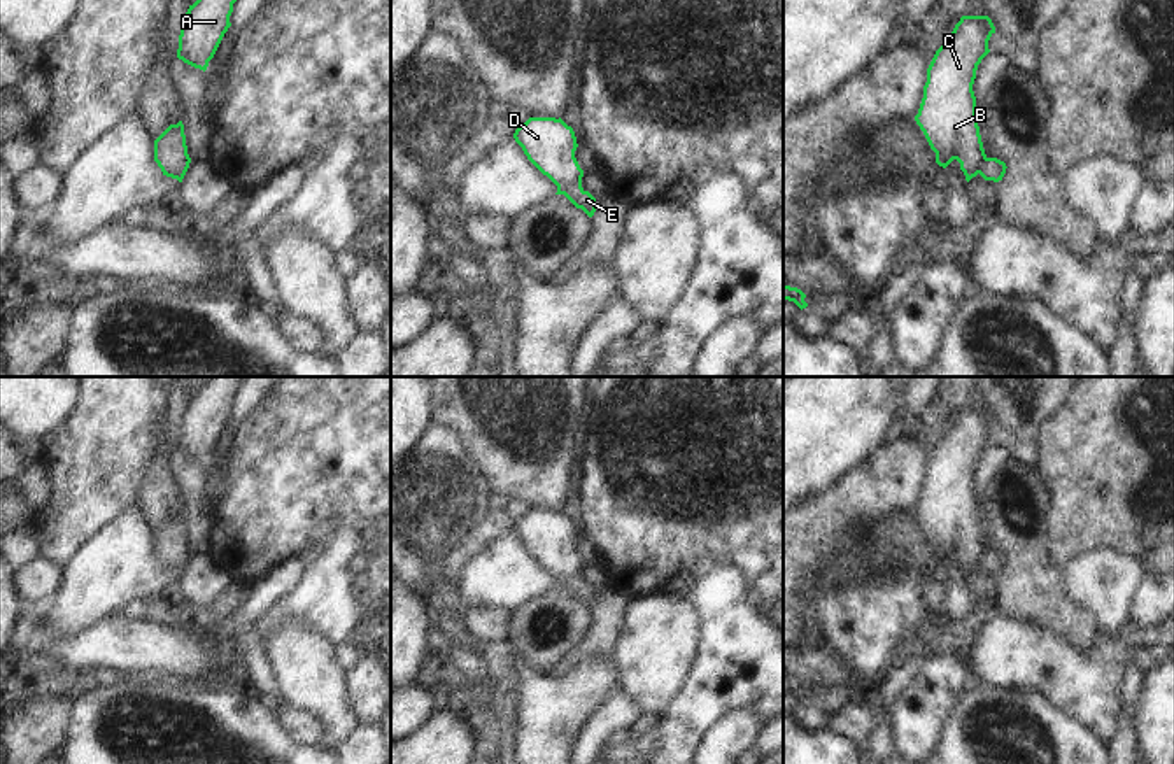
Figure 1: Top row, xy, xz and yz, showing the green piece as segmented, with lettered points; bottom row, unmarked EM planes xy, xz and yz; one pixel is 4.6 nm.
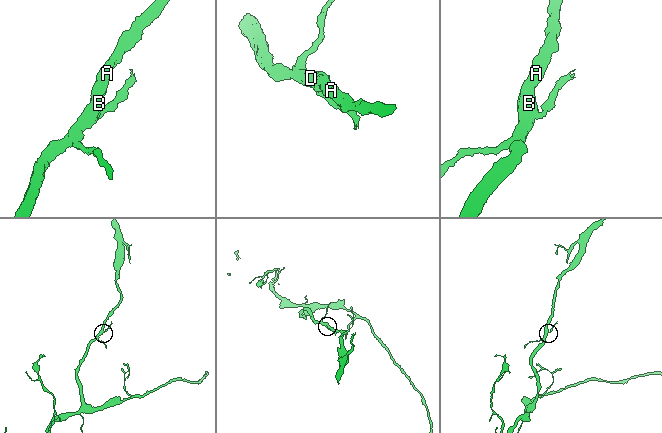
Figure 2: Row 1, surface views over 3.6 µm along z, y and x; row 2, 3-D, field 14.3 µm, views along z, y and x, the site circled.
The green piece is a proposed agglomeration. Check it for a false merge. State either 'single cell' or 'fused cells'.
fused cells

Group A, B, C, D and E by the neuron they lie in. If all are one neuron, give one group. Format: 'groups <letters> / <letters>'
groups A B C D / E

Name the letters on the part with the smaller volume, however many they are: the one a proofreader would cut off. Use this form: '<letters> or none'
E

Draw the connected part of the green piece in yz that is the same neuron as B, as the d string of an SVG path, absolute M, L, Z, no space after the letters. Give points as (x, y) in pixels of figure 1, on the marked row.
M962 16L951 37L936 51L915 116L936 163L946 168L953 159L969 182L980 173L987 154L976 119L972 84L981 60L990 53L995 26L988 16Z

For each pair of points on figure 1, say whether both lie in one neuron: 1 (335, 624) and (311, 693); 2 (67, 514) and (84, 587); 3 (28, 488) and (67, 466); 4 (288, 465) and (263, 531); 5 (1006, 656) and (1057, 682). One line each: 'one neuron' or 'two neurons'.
1: two neurons
2: two neurons
3: two neurons
4: one neuron
5: one neuron

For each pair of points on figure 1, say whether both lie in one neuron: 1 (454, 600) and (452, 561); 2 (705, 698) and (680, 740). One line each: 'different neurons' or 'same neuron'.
1: same neuron
2: same neuron

